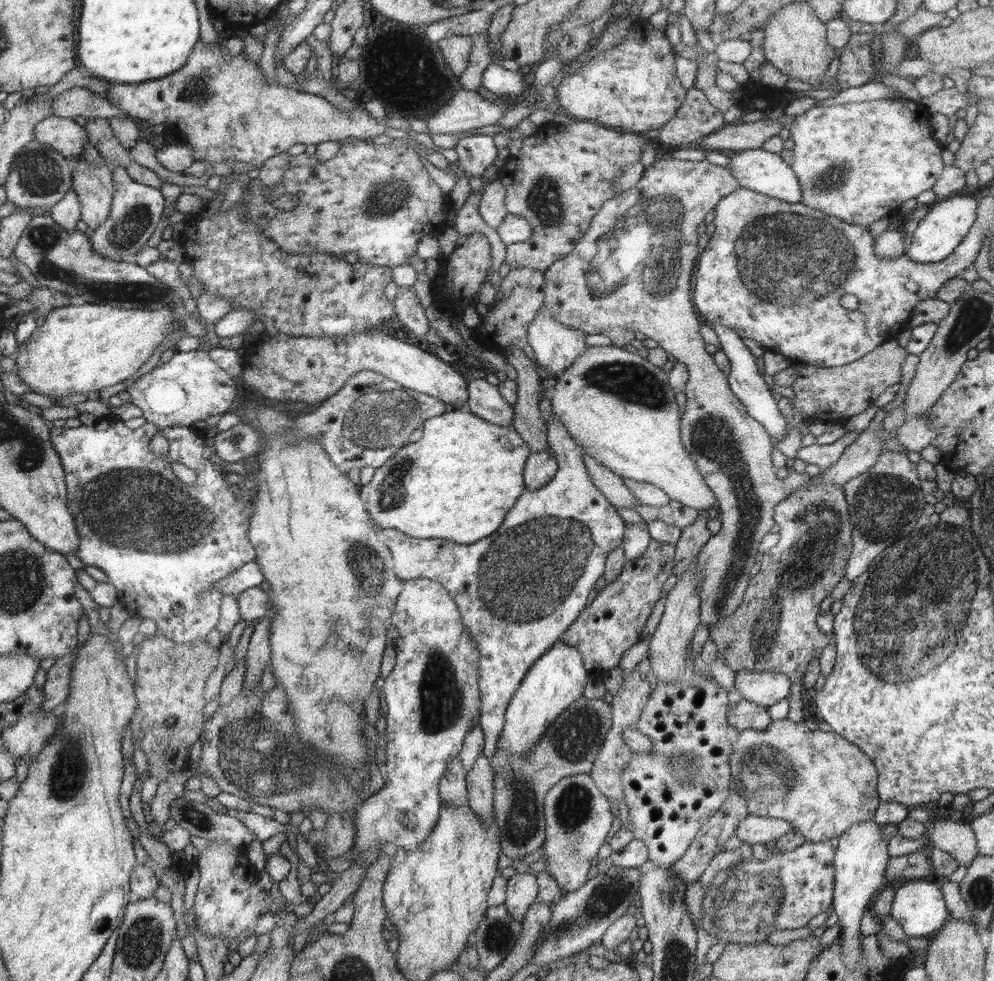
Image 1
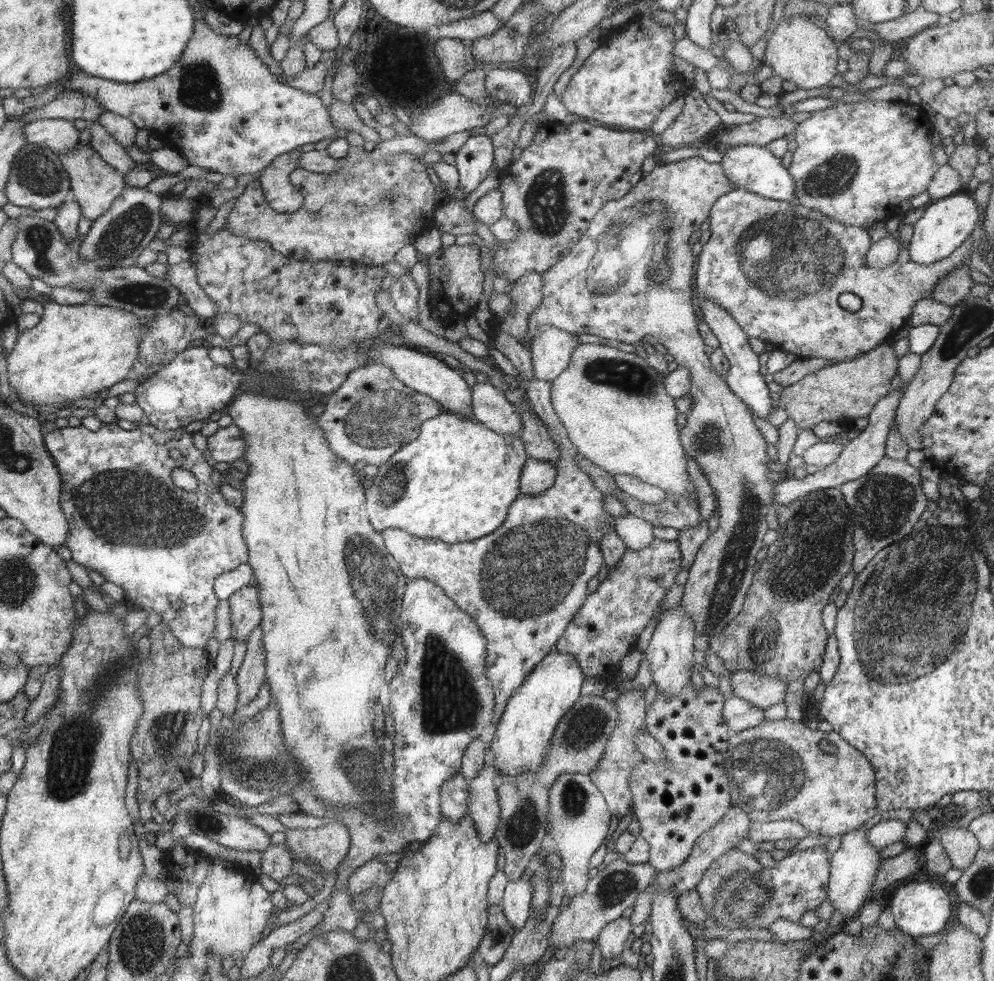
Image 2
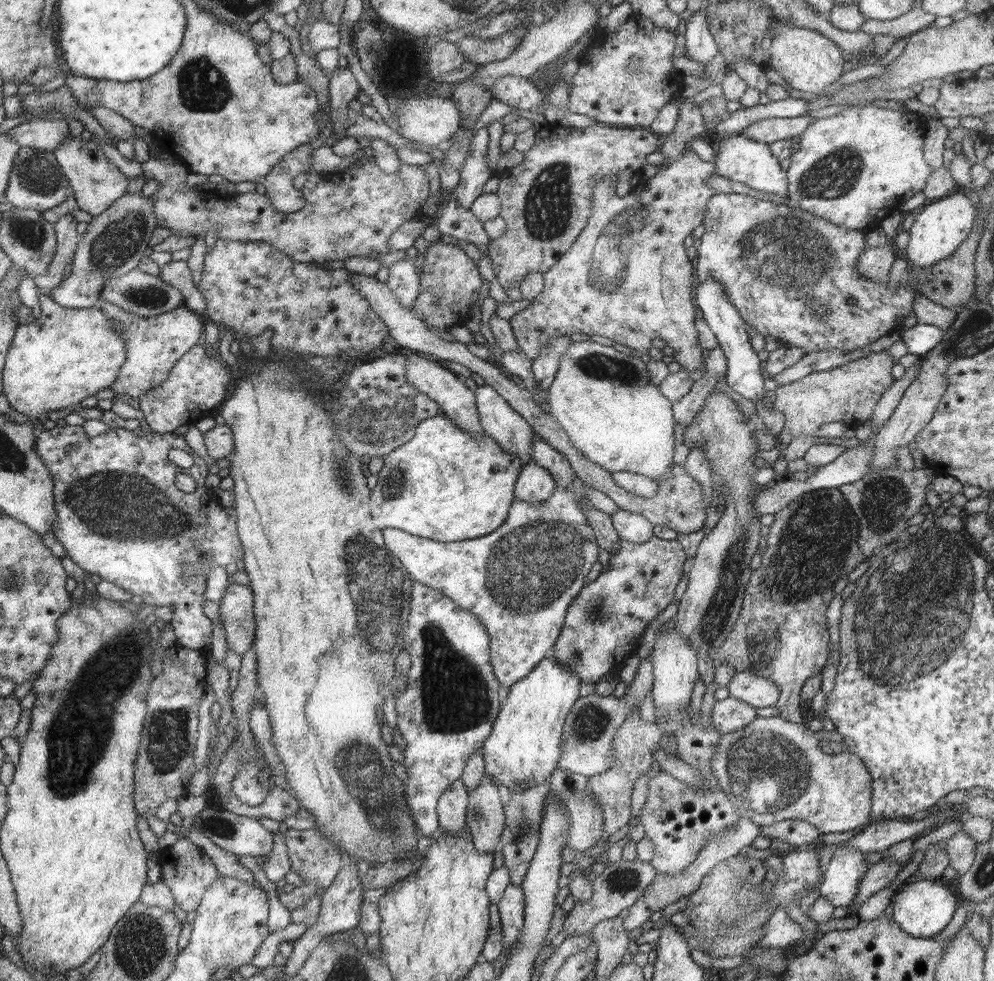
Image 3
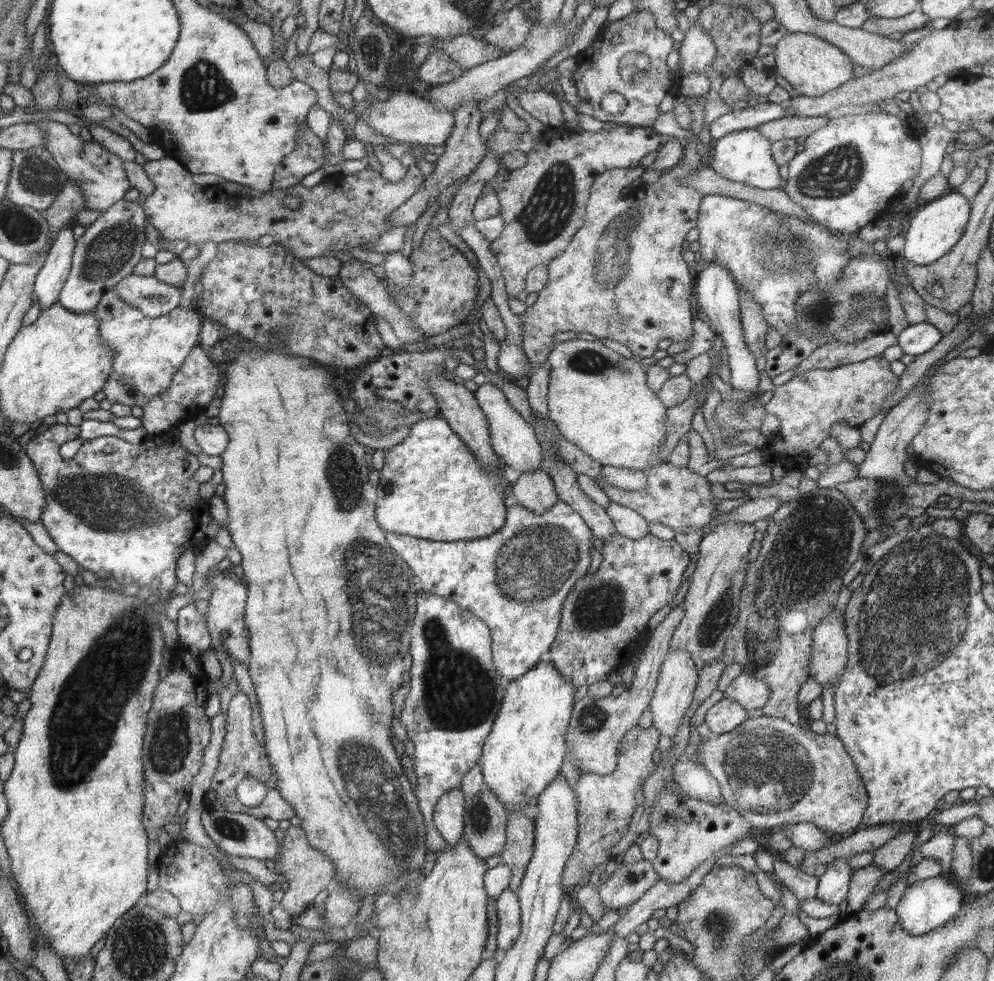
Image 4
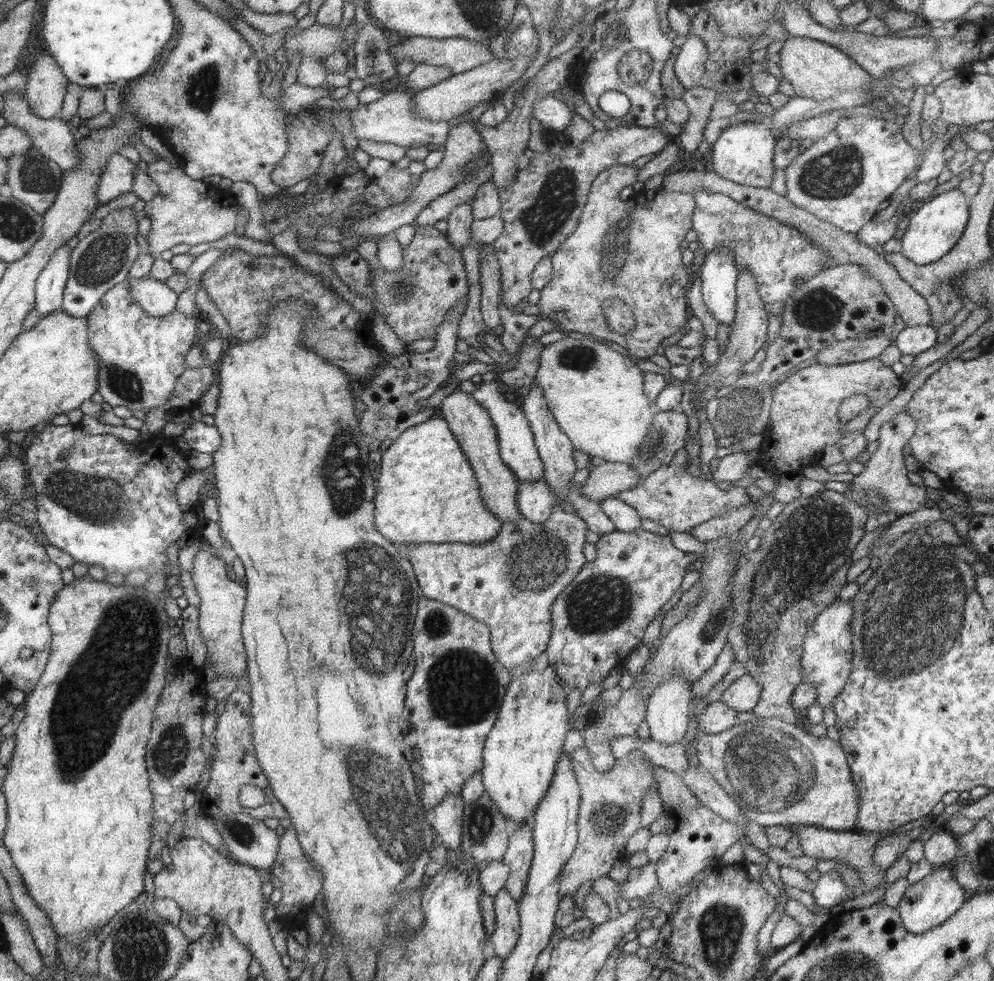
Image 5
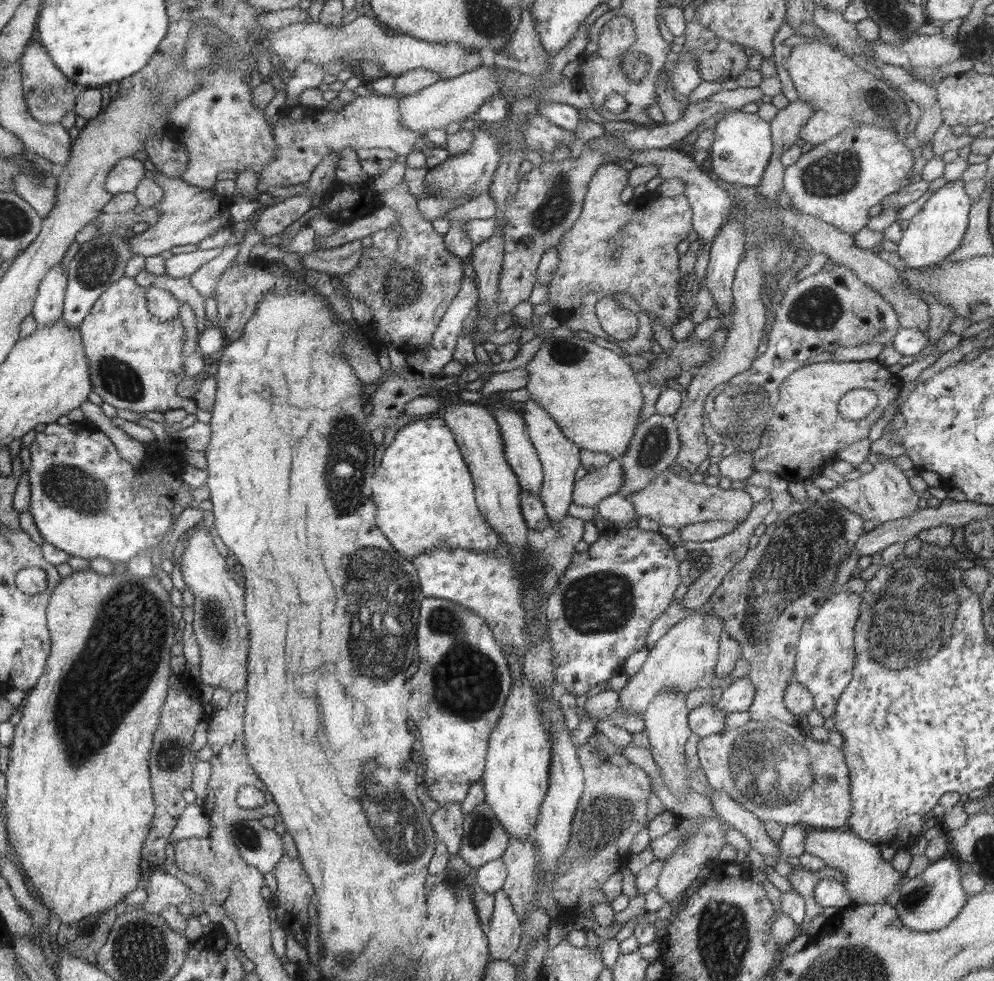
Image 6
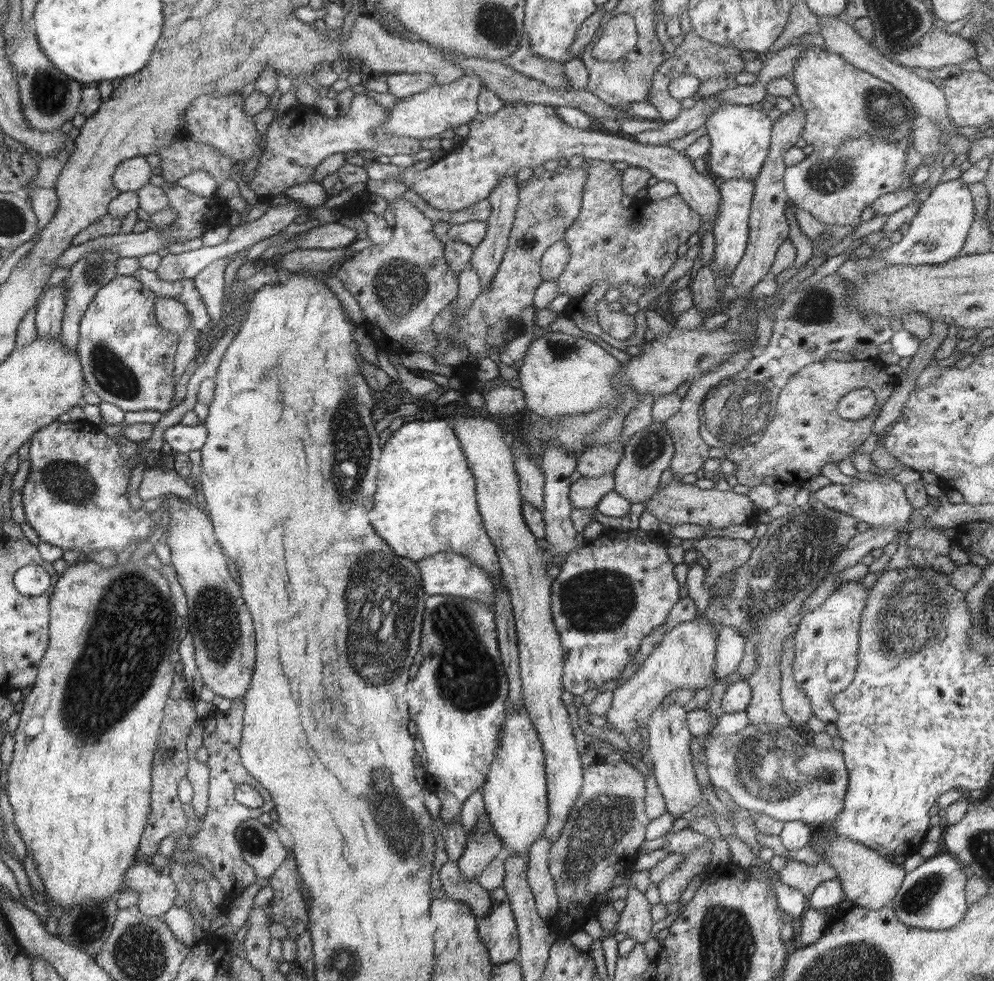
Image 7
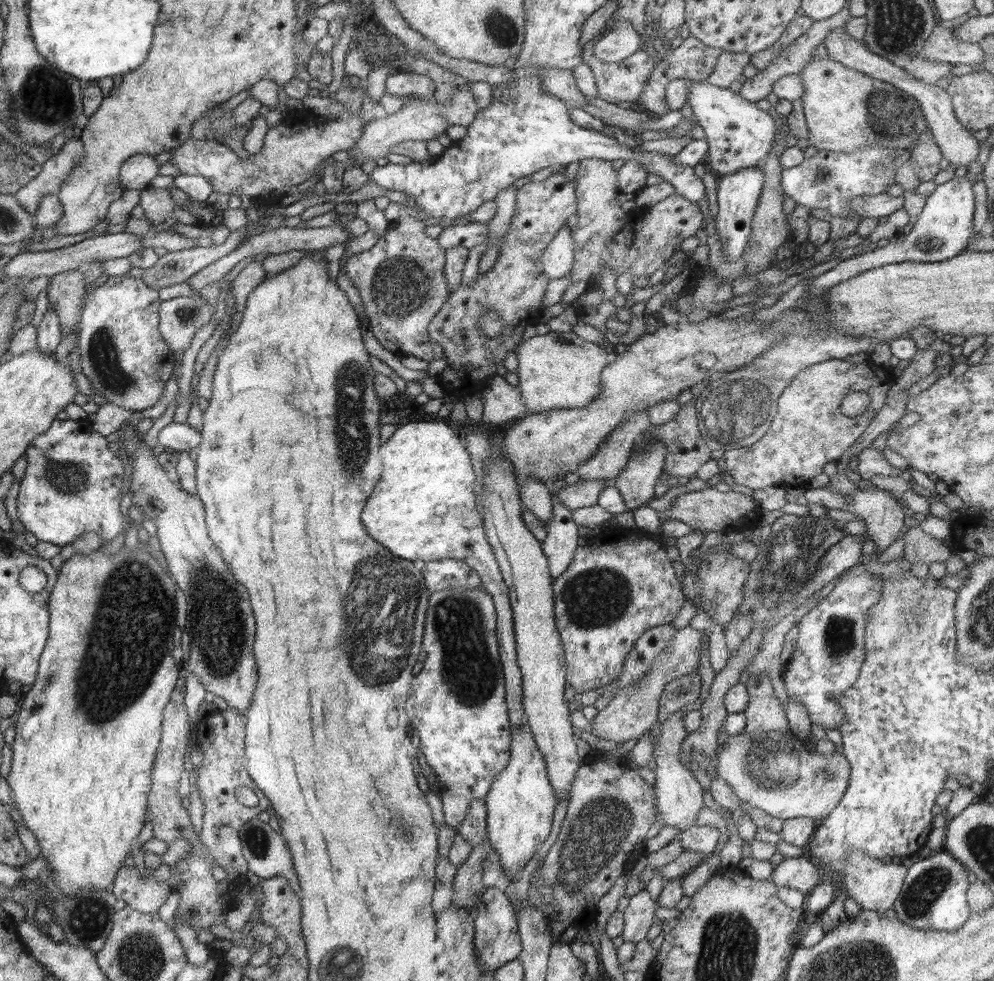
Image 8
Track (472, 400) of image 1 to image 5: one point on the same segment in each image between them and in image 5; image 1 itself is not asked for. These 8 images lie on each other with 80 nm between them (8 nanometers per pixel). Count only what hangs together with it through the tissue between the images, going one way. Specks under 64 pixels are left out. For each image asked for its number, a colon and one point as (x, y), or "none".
2: (490, 407)
3: (498, 419)
4: (512, 438)
5: (516, 446)

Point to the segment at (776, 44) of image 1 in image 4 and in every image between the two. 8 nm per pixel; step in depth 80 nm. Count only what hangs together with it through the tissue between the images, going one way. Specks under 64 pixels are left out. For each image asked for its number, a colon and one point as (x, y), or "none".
2: (800, 52)
3: (809, 62)
4: (812, 66)

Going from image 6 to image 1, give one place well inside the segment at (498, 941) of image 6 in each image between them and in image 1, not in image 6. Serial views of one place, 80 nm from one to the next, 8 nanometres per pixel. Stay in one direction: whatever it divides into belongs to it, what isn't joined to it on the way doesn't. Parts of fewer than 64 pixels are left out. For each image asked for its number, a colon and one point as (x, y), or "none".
1: (522, 889)
2: (517, 903)
3: (511, 907)
4: (507, 906)
5: (505, 937)

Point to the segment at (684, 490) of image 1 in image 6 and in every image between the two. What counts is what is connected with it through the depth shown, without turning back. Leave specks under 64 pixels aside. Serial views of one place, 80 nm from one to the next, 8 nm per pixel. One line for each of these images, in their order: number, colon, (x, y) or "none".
2: (613, 404)
3: (603, 399)
4: (599, 399)
5: (595, 394)
6: (596, 398)

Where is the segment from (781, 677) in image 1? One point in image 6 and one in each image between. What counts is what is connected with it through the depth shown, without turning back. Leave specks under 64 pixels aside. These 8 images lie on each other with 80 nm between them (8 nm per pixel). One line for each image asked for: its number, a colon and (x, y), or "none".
2: (762, 691)
3: (758, 692)
4: (746, 690)
5: (742, 695)
6: (738, 697)

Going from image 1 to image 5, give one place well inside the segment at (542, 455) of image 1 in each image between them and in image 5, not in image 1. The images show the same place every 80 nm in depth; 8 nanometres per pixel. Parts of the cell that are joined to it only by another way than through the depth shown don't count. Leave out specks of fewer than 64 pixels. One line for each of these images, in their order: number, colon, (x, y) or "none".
2: (537, 476)
3: (534, 485)
4: (535, 491)
5: (535, 501)

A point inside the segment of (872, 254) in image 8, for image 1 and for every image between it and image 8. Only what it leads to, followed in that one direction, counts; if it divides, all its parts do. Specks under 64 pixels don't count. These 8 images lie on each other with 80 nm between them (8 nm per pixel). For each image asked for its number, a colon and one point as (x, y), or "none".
1: (949, 220)
2: (946, 223)
3: (941, 225)
4: (935, 227)
5: (936, 227)
6: (934, 233)
7: (937, 233)

